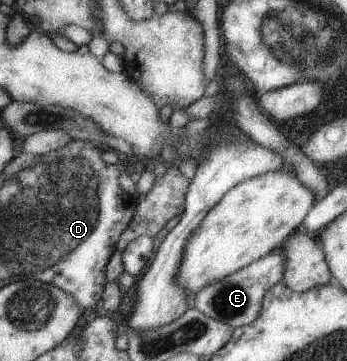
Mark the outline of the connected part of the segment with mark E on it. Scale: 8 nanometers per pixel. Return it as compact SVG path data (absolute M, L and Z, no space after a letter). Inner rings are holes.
M280 249L272 251L257 261L238 269L235 273L230 273L218 281L212 281L210 285L202 287L196 291L191 298L191 307L204 313L206 317L214 321L220 321L228 325L231 329L247 325L254 321L260 313L262 297L272 285L282 281L286 261L284 253Z

